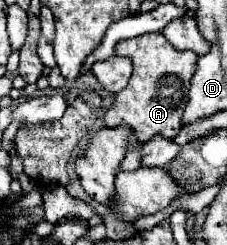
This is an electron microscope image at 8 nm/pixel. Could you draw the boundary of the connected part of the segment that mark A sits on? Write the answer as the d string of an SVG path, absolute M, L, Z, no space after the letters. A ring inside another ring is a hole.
M150 33L150 35L140 35L134 39L124 39L122 43L116 45L116 55L118 57L128 57L132 61L132 77L130 83L114 97L114 103L110 105L110 109L104 115L104 125L106 127L118 127L118 125L128 125L136 139L140 143L150 141L154 135L162 135L166 139L172 139L174 135L178 135L180 127L182 127L182 111L186 107L186 91L190 89L190 79L194 73L194 63L196 63L196 55L190 51L174 51L170 47L170 43L166 43L166 39L162 39L160 33Z

